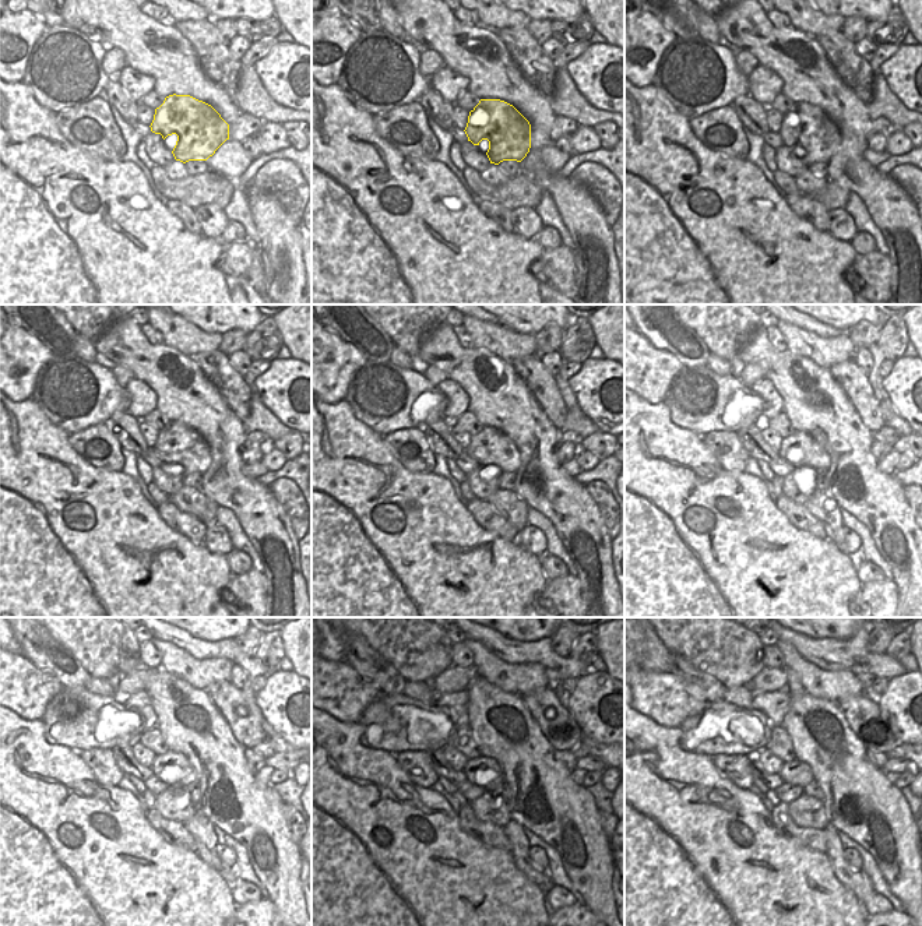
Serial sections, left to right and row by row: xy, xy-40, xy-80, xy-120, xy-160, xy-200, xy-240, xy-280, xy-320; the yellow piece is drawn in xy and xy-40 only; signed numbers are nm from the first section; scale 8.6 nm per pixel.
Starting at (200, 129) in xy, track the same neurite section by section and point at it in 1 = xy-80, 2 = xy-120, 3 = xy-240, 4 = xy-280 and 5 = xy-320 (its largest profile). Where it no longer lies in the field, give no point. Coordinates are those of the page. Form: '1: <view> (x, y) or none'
1: xy-80 (808, 126)
2: xy-120 (178, 443)
3: xy-240 (175, 767)
4: xy-280 (482, 770)
5: xy-320 (795, 773)

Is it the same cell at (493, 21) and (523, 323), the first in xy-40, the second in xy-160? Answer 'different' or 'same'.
different

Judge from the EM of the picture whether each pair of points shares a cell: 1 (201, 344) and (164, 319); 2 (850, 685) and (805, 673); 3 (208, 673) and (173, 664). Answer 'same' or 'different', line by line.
1: same
2: same
3: same

